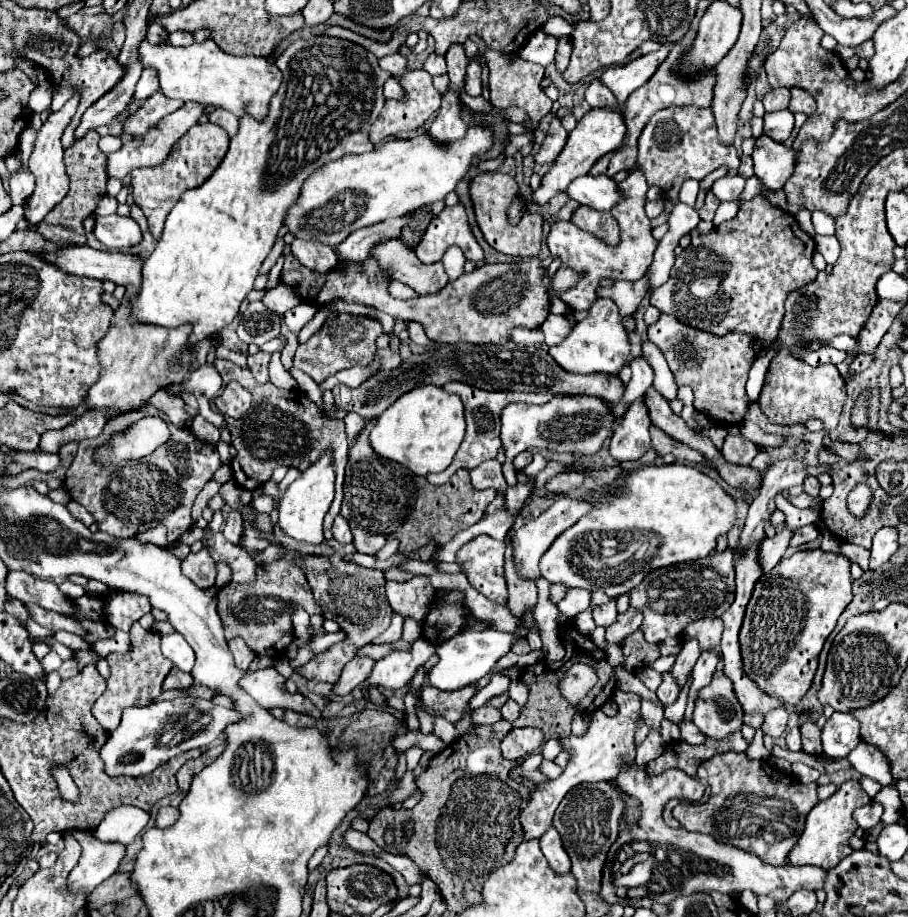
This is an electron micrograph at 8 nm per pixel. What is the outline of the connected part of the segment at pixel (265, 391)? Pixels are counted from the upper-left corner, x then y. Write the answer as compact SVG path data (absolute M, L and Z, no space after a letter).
M215 359L214 366L221 375L231 375L237 379L242 387L253 395L253 407L247 411L245 419L239 419L235 425L231 425L231 445L237 447L237 465L231 465L235 481L245 489L257 489L265 481L271 479L271 473L279 465L299 467L307 469L311 463L315 463L323 449L333 449L335 463L335 497L333 503L324 518L323 533L326 540L333 538L332 525L334 519L340 513L343 502L345 467L347 465L347 451L349 451L349 439L345 433L345 423L341 419L327 419L323 413L319 413L317 405L305 395L293 390L277 389L273 383L259 384L253 379L248 367L239 367L226 359Z

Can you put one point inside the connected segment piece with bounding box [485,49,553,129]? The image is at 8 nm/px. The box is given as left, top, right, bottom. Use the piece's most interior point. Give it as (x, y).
(515, 83)

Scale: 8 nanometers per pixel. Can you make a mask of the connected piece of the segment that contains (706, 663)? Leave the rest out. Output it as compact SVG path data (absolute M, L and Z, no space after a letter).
M705 651L701 653L697 665L693 667L693 685L691 685L691 691L689 691L689 703L687 703L687 711L685 711L685 717L691 719L691 713L693 713L693 699L697 695L697 691L705 685L709 685L711 677L713 677L713 671L717 667L717 663L723 659L723 655L719 651Z

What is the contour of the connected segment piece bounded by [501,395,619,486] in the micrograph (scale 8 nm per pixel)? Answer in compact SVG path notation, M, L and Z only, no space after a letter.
M565 395L553 397L545 405L525 405L525 403L511 403L505 407L501 415L501 441L505 447L506 461L503 464L503 474L509 486L518 483L516 472L512 464L517 453L537 449L549 449L557 453L579 453L579 455L595 455L601 451L603 443L613 435L619 419L613 415L607 401L589 397L589 395Z

